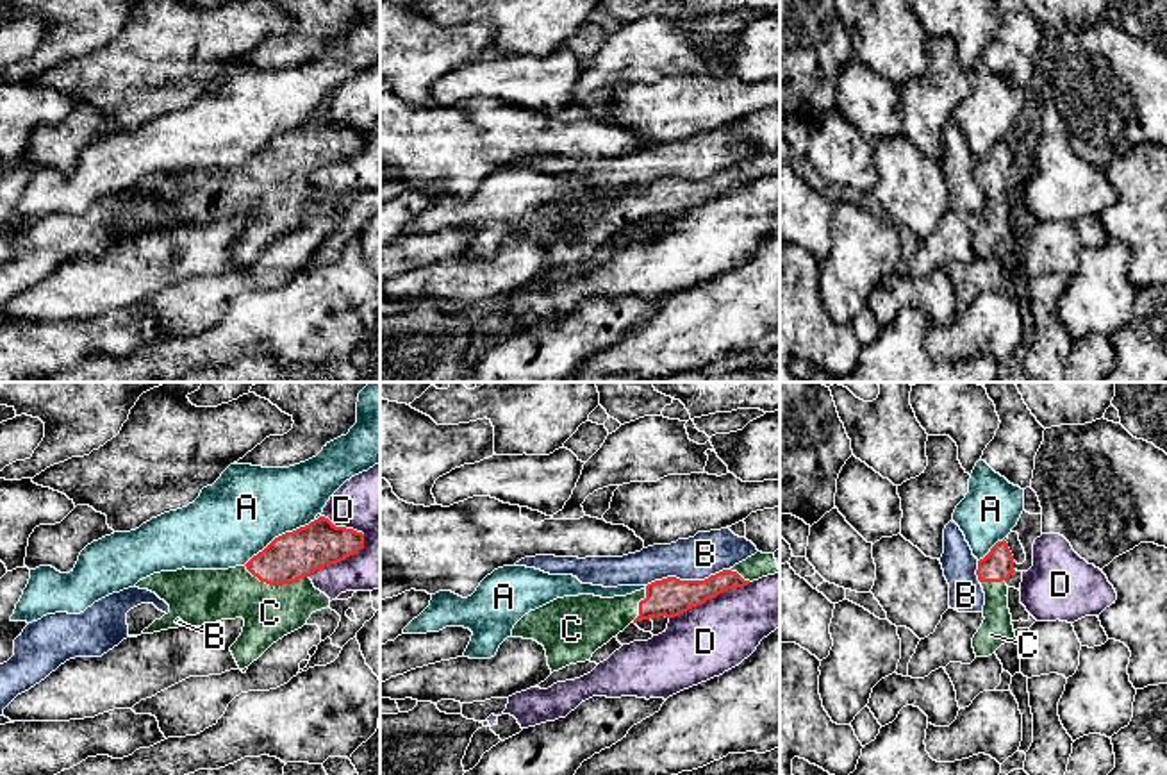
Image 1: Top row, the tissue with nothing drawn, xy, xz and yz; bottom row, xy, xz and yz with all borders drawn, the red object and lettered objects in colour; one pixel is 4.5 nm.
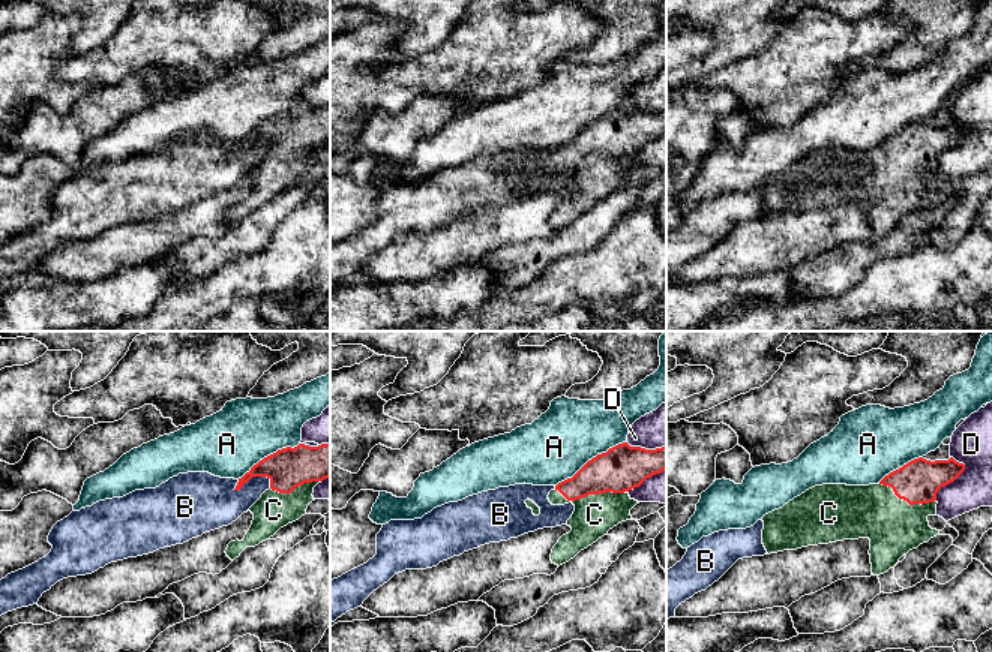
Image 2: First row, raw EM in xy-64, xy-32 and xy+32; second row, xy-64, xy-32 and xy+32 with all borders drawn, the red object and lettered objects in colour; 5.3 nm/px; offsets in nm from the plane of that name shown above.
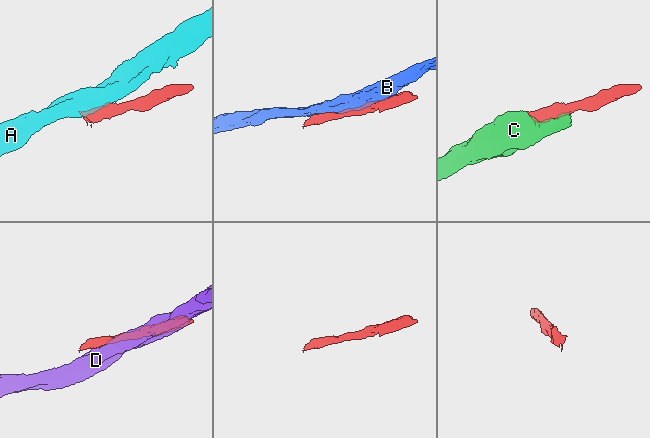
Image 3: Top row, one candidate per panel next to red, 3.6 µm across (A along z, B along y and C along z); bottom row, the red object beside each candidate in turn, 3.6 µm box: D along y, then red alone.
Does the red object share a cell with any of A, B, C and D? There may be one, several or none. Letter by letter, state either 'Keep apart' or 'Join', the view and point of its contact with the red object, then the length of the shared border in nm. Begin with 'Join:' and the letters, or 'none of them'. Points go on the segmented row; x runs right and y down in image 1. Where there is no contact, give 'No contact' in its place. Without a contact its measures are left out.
Join: C
A: Keep apart. Touches red at xy (279, 536). Shared border 380 nm
B: Keep apart. Touches red at xz (687, 581). Shared border 380 nm
C: Join. Touches red at xy (275, 583). Shared border 300 nm
D: Keep apart. Touches red at xy (341, 559). Shared border 320 nm

